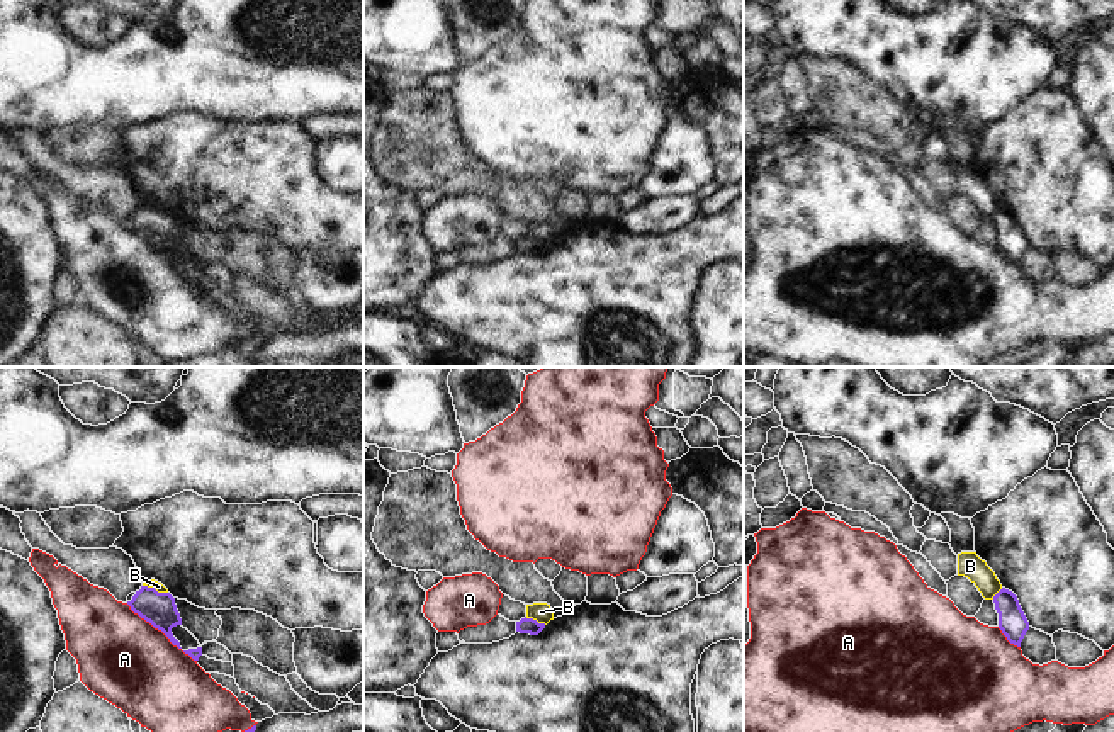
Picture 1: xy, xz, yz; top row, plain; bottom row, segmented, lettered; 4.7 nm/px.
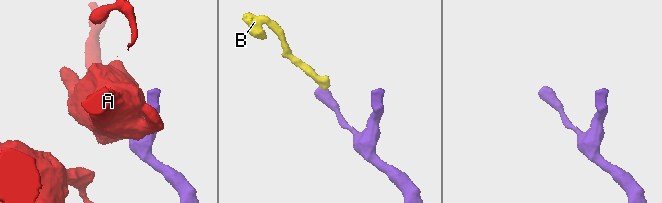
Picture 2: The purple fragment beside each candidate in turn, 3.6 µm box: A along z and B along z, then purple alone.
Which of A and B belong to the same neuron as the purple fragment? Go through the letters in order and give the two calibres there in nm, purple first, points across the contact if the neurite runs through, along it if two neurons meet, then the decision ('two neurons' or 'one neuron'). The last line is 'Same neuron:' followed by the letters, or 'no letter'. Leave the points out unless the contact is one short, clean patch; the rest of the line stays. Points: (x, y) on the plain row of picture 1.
A: 160/420 nm | two neurons
B: 160/50 nm | along xy (143, 204), (167, 213) | two neurons
Same neuron: no letter

